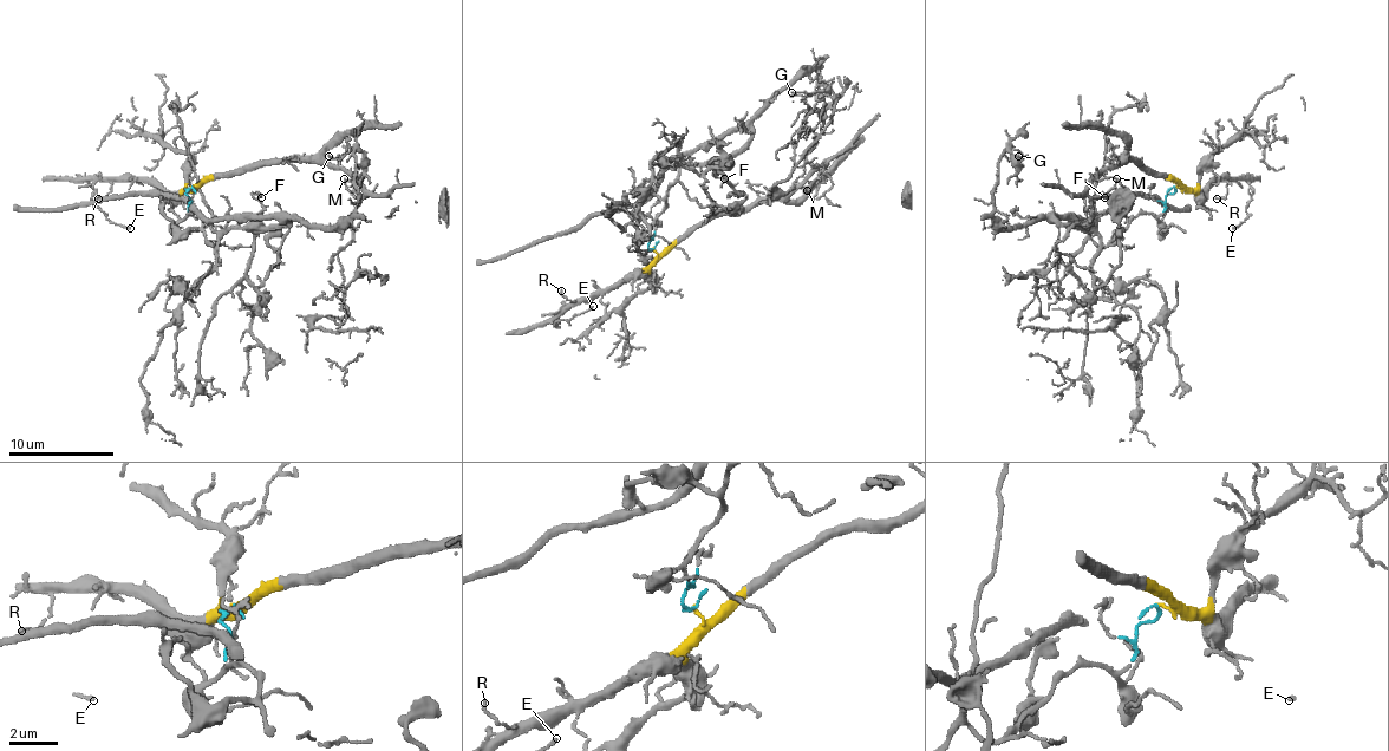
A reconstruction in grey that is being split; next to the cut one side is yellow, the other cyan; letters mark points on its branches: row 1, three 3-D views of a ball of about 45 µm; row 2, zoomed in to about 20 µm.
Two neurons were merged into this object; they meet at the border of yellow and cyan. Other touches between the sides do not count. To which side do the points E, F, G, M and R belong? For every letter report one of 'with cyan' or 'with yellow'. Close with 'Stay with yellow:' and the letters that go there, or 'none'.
E: with yellow
F: with cyan
G: with cyan
M: with yellow
R: with yellow
Stay with yellow: E, M, R

